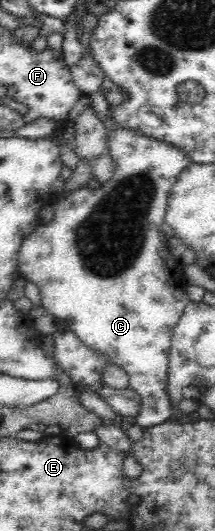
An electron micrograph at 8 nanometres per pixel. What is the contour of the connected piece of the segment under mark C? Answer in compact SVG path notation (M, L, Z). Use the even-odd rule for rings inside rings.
M101 91L90 96L92 109L106 129L108 154L115 164L113 178L101 188L79 190L71 196L57 198L53 220L39 225L21 242L18 252L18 271L21 277L36 284L42 306L52 314L60 329L74 332L89 348L106 354L112 364L122 368L130 378L130 388L140 394L141 412L132 419L143 429L165 422L173 408L167 395L167 366L172 332L190 302L173 302L173 290L183 280L184 266L161 241L160 228L164 223L169 194L178 176L193 164L185 151L173 144L159 141L133 129L119 127L110 117L109 104Z

